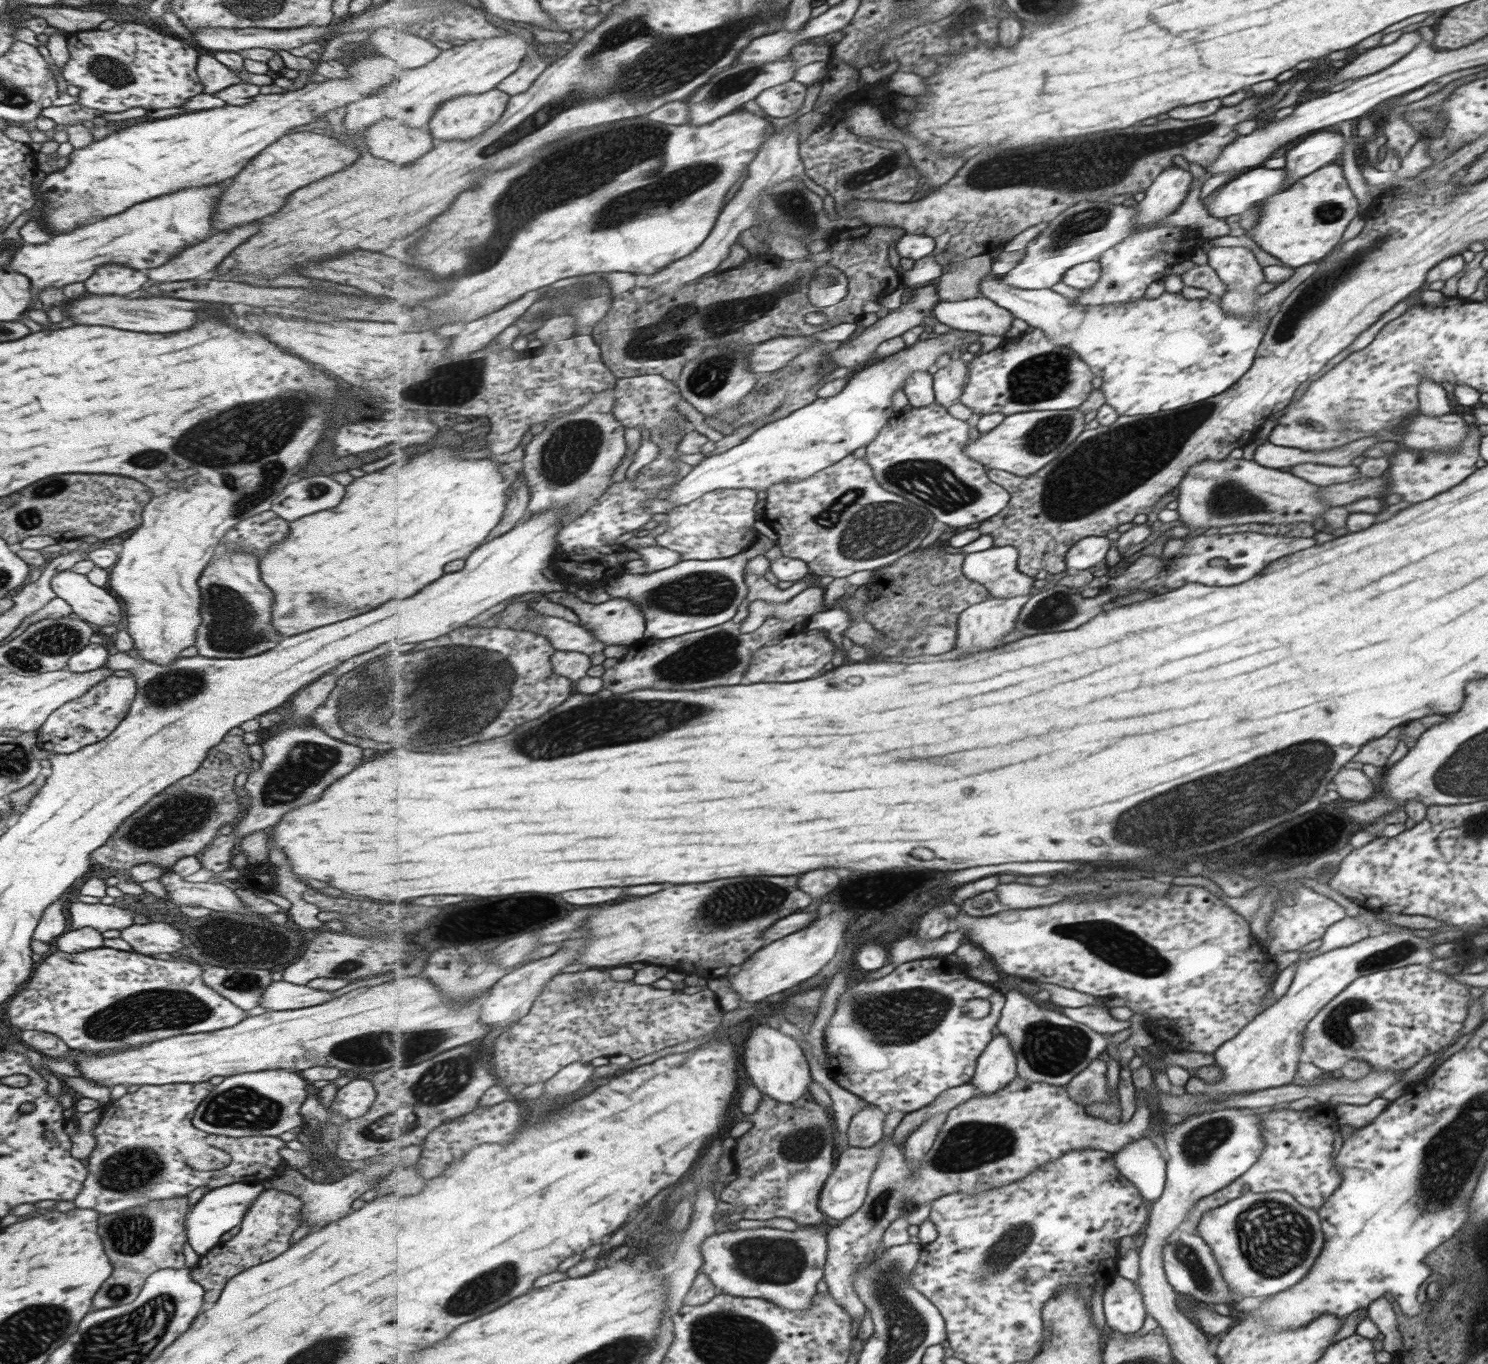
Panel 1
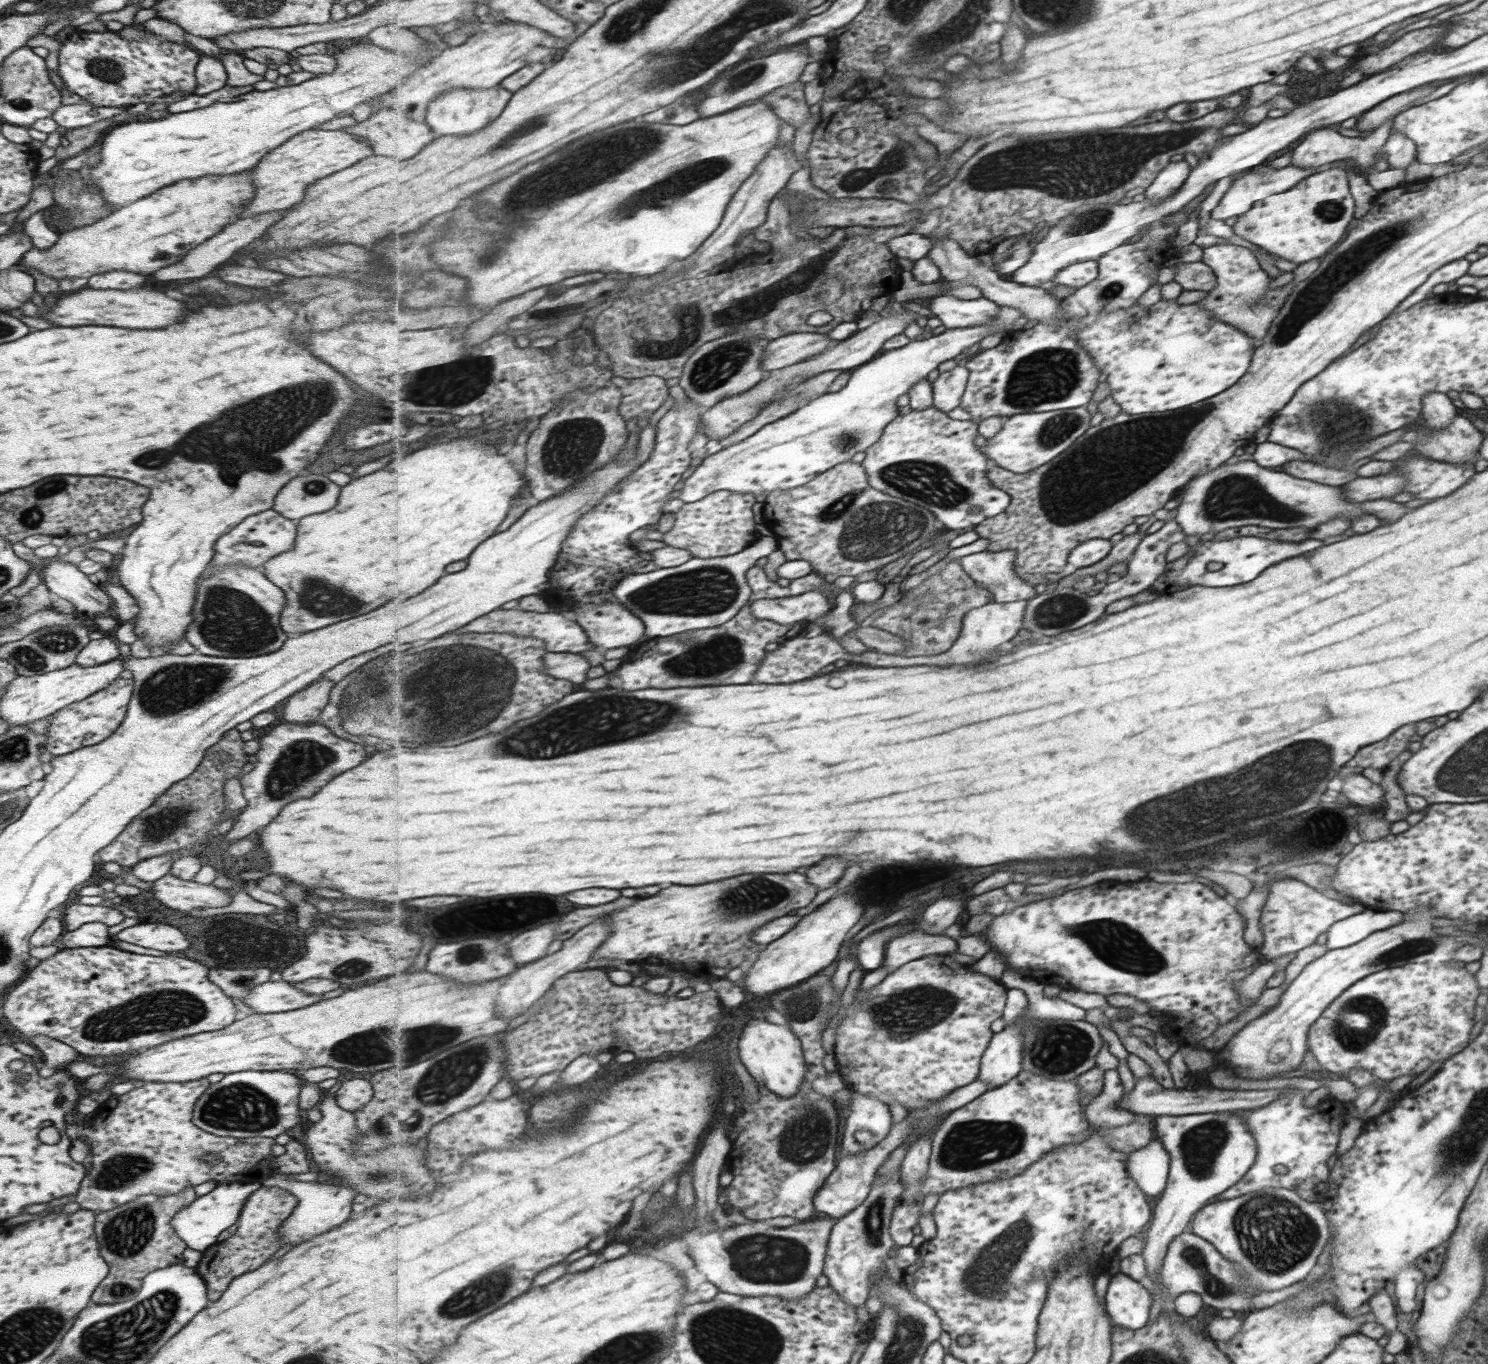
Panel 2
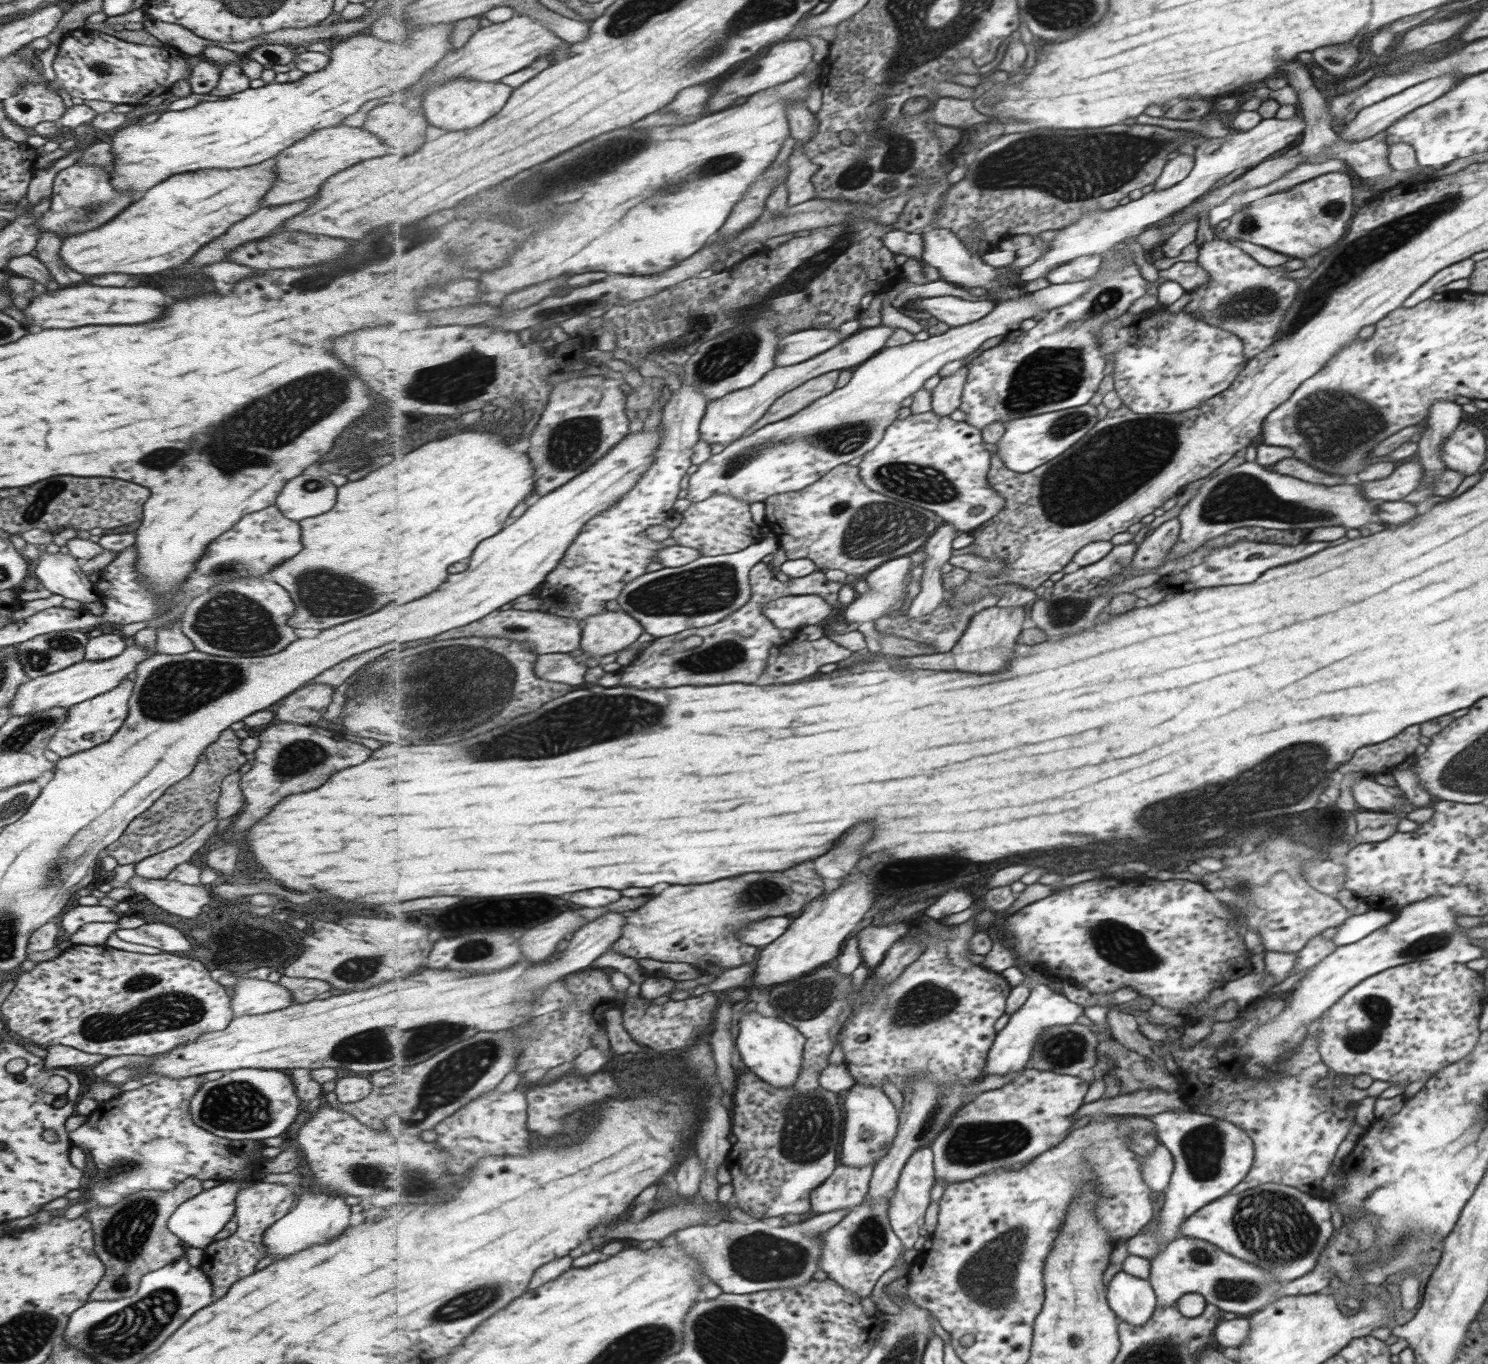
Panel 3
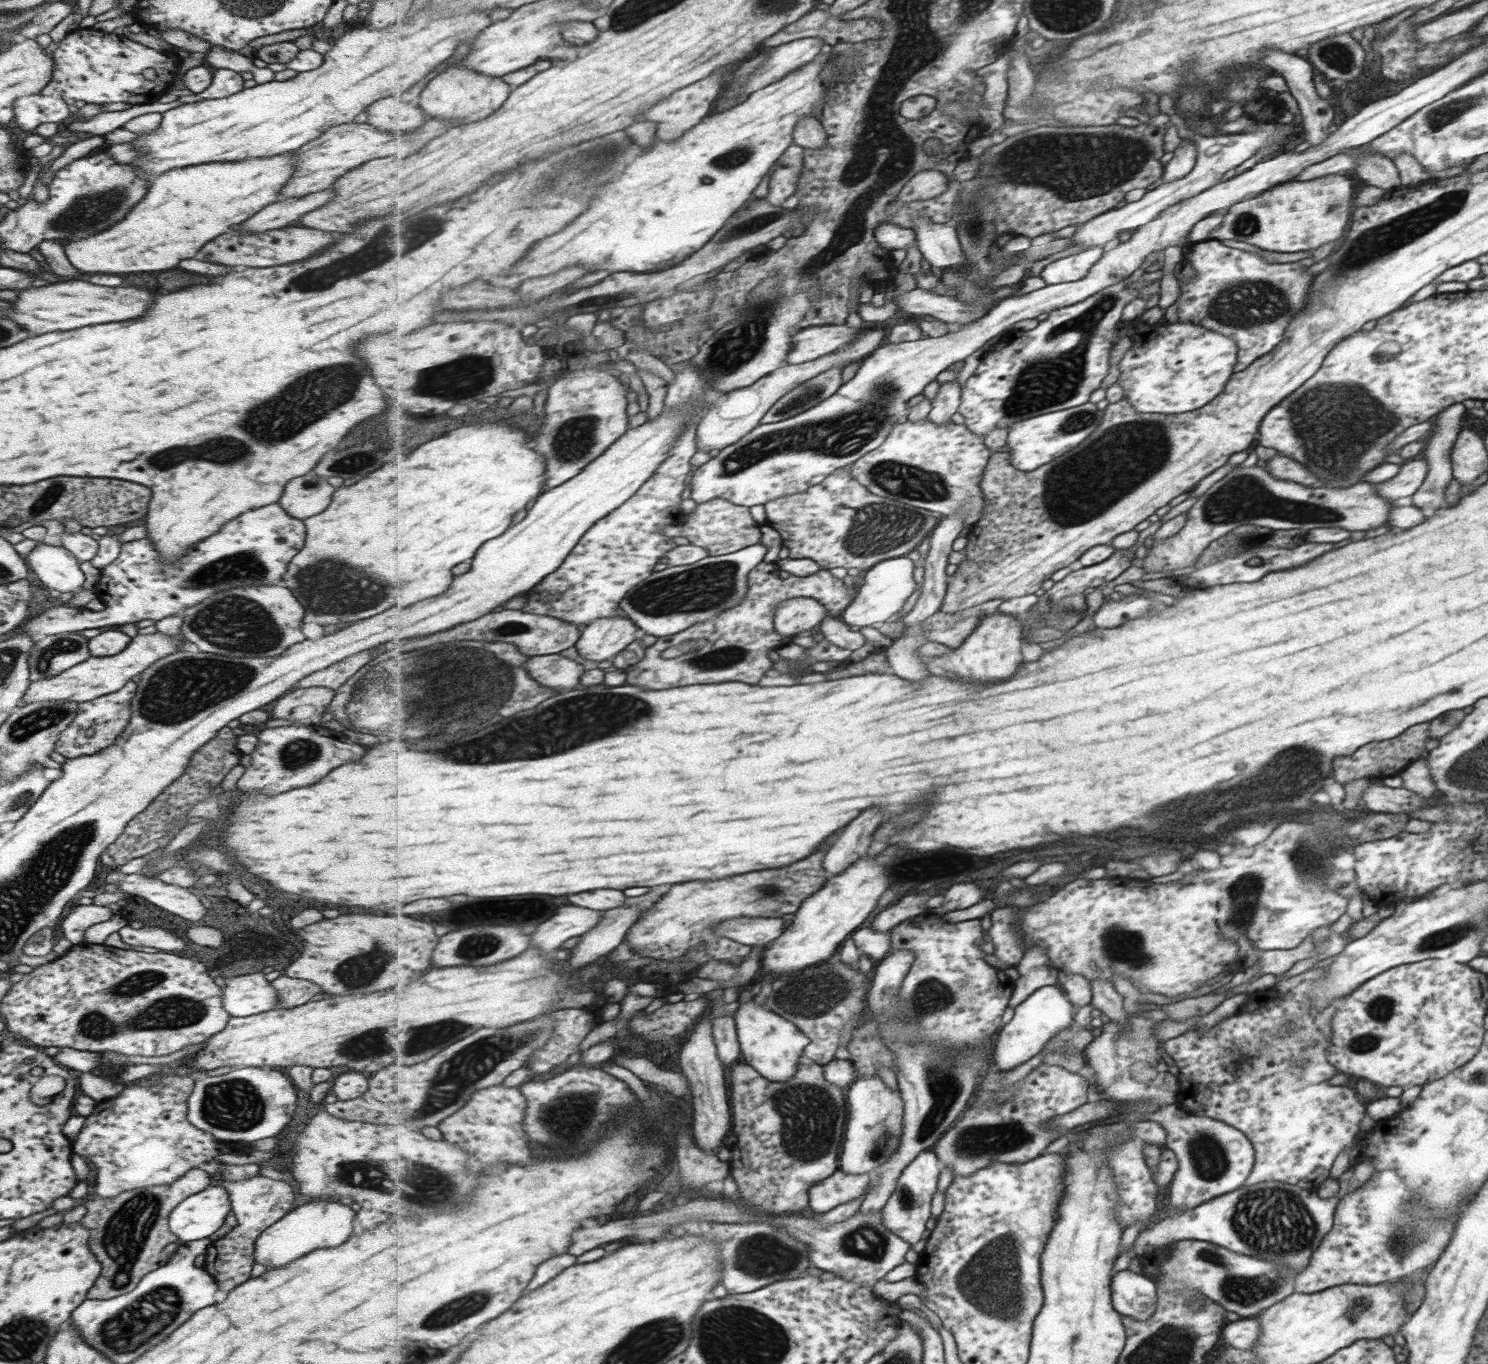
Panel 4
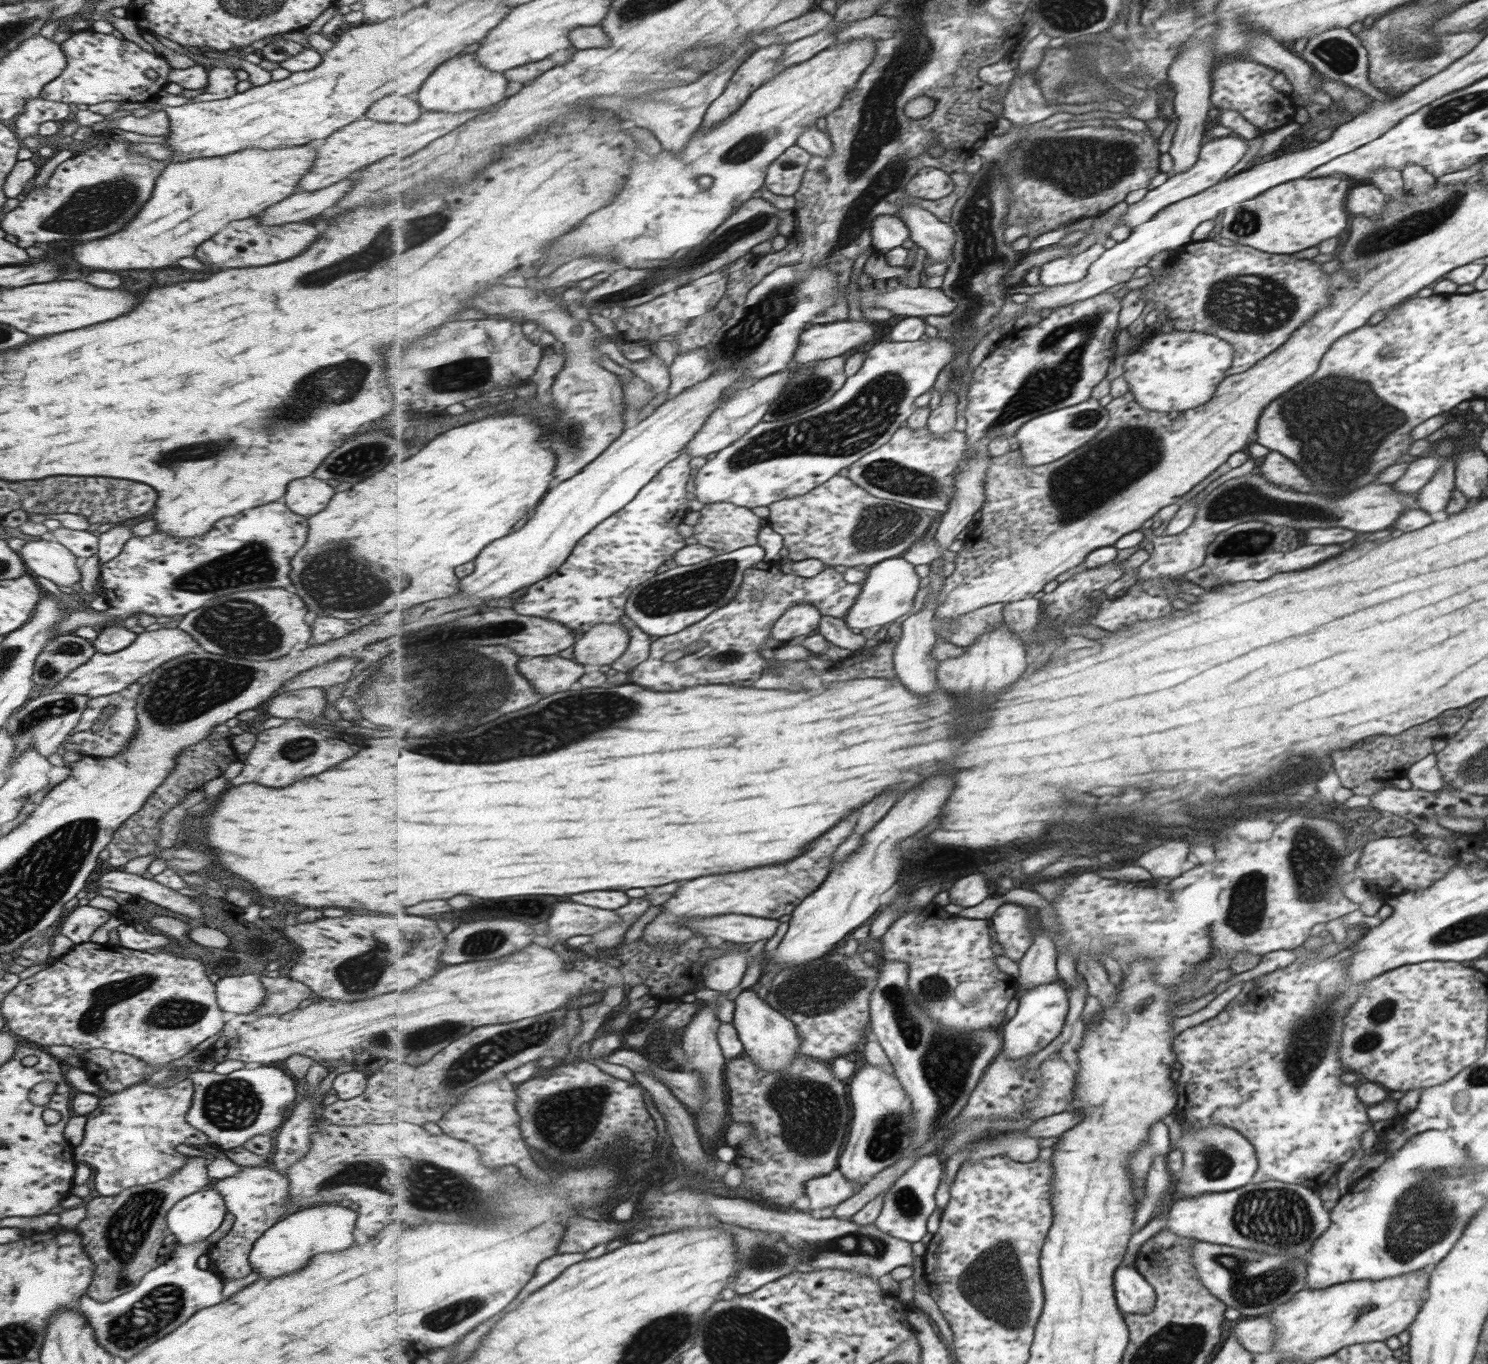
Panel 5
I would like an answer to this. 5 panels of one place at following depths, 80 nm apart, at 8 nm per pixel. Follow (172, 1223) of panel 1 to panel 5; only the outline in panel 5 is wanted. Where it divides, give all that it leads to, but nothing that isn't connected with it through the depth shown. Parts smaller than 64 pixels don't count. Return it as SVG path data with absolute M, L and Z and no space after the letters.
M188 1156L172 1175L142 1187L124 1188L115 1196L97 1196L83 1204L86 1218L75 1228L81 1235L83 1252L93 1263L86 1295L97 1302L107 1302L129 1292L141 1277L163 1264L178 1246L167 1228L165 1213L178 1200L201 1190L210 1180L206 1175L206 1159Z

